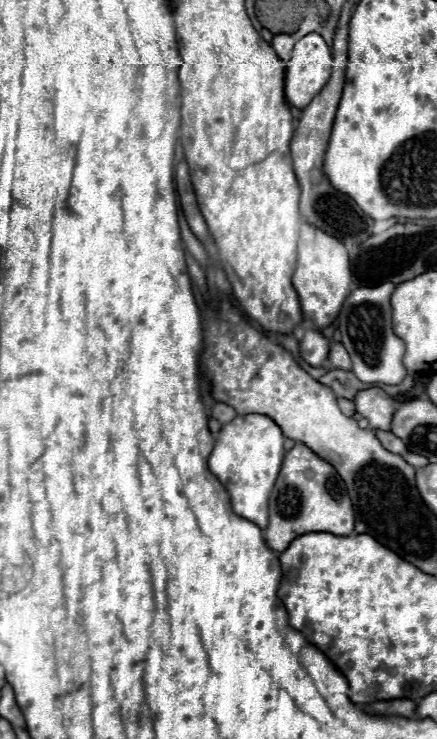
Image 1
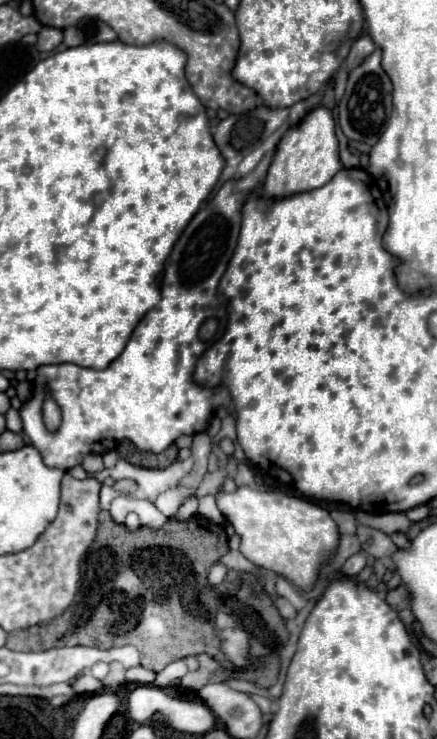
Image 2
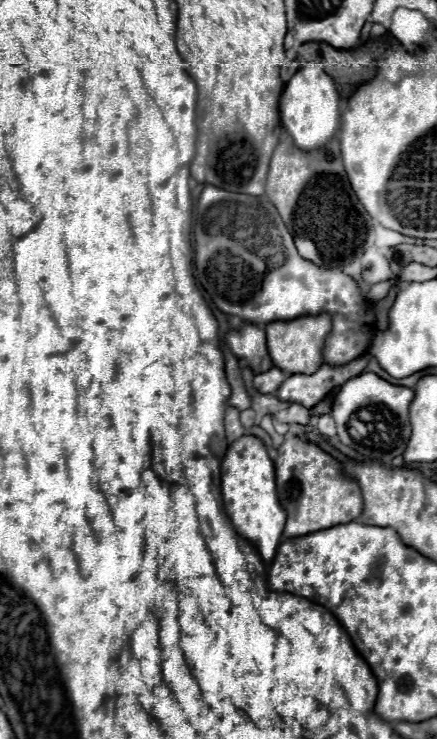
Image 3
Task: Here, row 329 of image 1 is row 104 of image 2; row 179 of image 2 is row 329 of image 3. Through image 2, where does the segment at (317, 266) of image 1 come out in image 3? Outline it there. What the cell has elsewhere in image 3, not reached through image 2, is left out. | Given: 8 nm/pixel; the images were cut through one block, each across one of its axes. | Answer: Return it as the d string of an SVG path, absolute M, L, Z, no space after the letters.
M322 312L316 316L300 316L294 320L278 320L266 326L268 352L276 368L288 374L314 374L324 364L324 344L332 330L330 314Z

